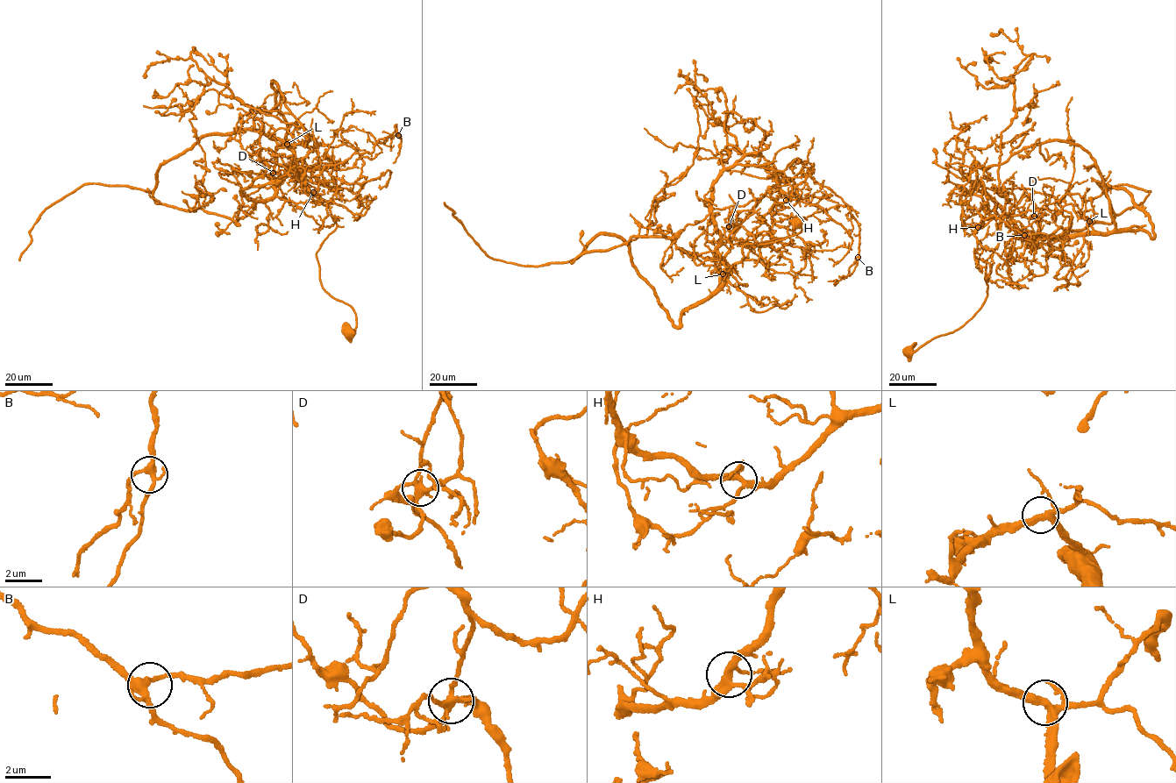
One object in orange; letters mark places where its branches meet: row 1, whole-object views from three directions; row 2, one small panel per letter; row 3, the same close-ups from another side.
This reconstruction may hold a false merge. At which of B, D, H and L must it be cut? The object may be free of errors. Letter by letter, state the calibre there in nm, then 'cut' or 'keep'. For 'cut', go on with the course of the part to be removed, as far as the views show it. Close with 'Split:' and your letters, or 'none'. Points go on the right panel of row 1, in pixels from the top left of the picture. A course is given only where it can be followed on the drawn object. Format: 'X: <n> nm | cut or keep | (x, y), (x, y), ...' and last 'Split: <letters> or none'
B: 280 nm | keep
D: 280 nm | cut | (1034, 216), (1027, 195), (1001, 217), (1001, 135), (1016, 114), (1014, 77), (986, 88), (965, 67), (975, 65)
H: 280 nm | keep
L: 300 nm | keep
Split: D

